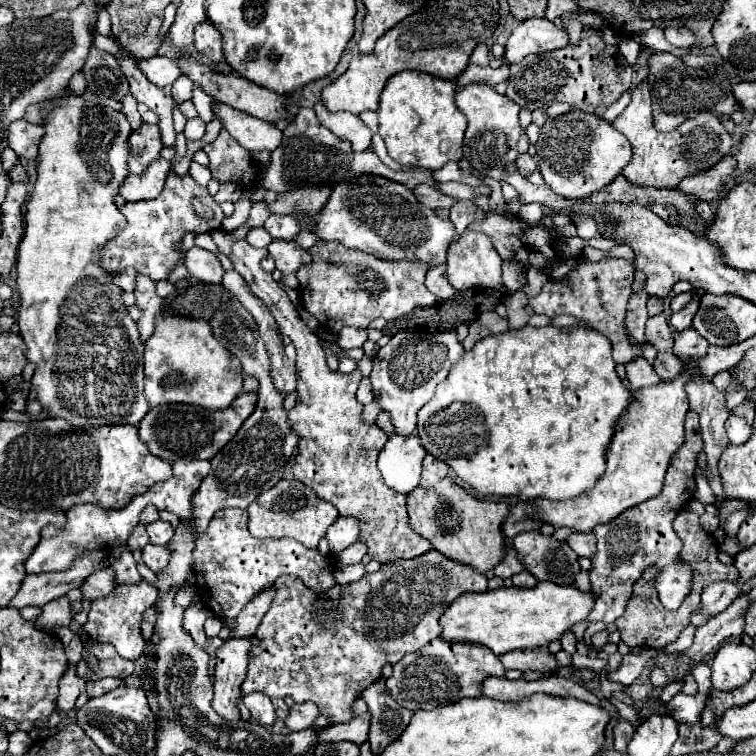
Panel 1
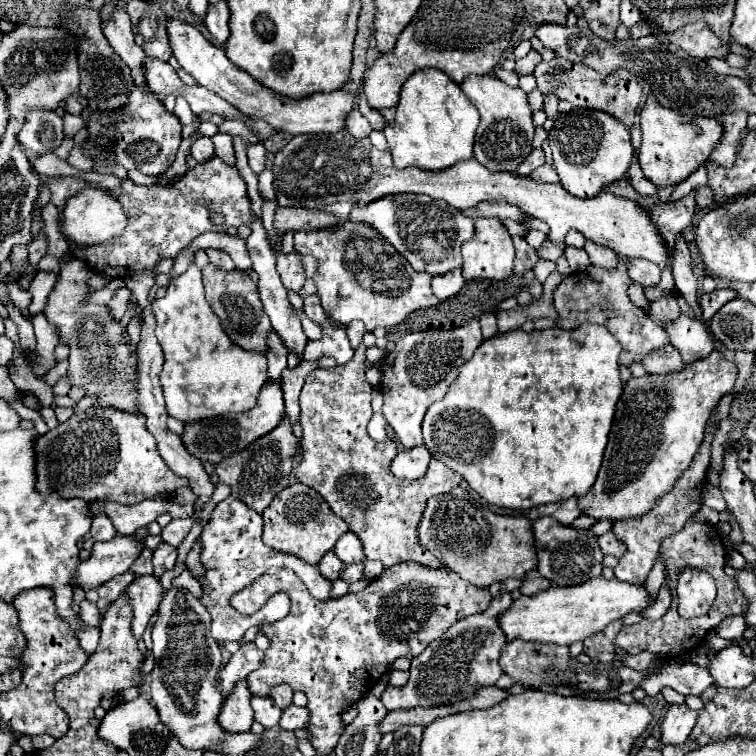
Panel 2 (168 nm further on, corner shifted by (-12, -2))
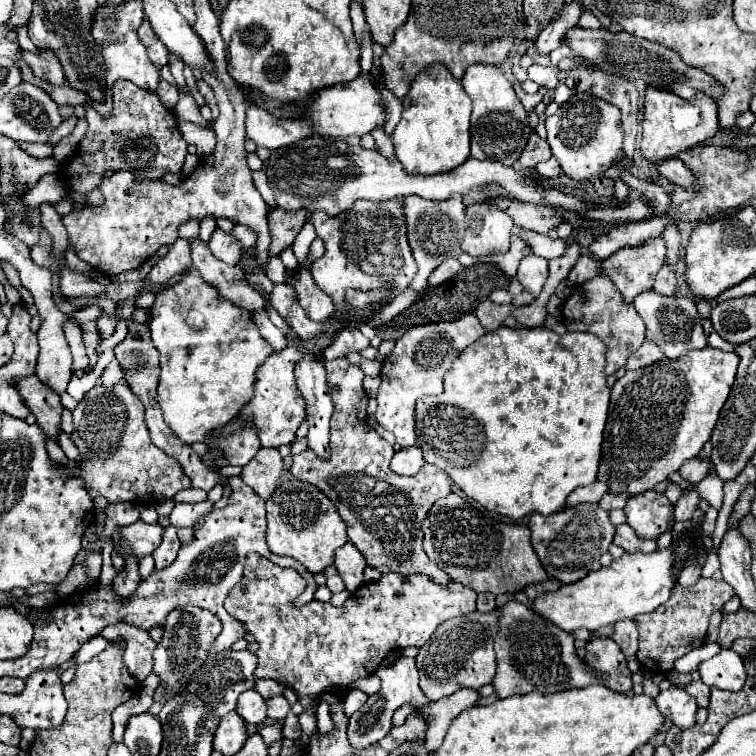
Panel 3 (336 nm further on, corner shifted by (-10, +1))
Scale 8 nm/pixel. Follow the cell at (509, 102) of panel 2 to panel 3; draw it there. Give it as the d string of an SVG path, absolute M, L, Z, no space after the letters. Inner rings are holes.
M470 65L462 77L466 93L474 101L472 109L472 155L476 159L498 161L502 165L514 165L526 147L532 133L528 125L528 113L522 107L512 83L506 79L504 71L494 65Z

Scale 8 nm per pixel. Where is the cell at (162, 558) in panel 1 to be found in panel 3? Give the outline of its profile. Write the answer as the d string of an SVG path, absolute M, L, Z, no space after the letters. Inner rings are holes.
M170 524L170 527L166 527L166 531L164 531L160 547L152 553L152 557L156 561L156 569L160 571L160 569L168 567L176 559L178 549L180 549L180 541L178 541L178 535L176 535L176 527L172 527Z

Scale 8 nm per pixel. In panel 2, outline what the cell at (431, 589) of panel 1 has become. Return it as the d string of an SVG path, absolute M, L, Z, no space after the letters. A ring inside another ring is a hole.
M400 562L392 568L386 568L380 578L374 578L364 590L358 594L346 594L338 600L326 600L320 602L310 596L304 582L288 568L270 568L260 578L238 594L230 598L230 604L236 612L246 613L250 608L263 606L263 600L267 600L267 592L286 592L290 598L290 614L268 627L260 627L259 632L268 636L270 648L266 650L262 666L248 676L248 690L258 696L268 696L270 690L276 684L290 684L294 690L300 690L308 698L308 712L310 720L306 724L306 730L310 734L310 742L316 748L316 754L328 754L338 744L338 738L344 732L344 726L340 722L340 716L344 710L354 706L360 698L368 694L368 688L376 680L376 676L382 676L386 672L386 666L394 662L396 658L414 658L418 656L432 640L440 638L456 620L466 618L470 614L484 612L488 608L492 596L488 590L476 588L456 576L454 572L448 572L448 568L430 570L416 562Z

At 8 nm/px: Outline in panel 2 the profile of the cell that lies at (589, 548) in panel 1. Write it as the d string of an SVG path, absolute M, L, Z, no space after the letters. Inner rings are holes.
M612 532L602 534L602 536L598 538L598 544L600 544L600 548L602 548L604 554L612 554L612 556L618 556L618 558L626 554L626 546L620 544L620 540L618 540Z

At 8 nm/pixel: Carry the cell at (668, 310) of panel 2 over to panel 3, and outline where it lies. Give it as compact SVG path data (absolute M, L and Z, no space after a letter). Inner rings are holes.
M664 265L656 275L654 291L660 295L672 295L674 289L676 289L676 275L674 275L674 271L668 269L668 265Z

